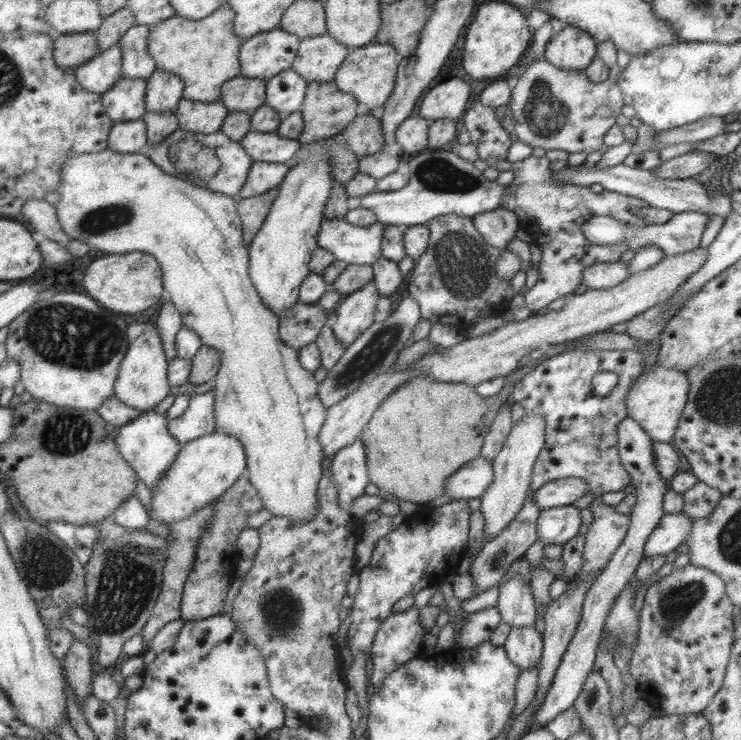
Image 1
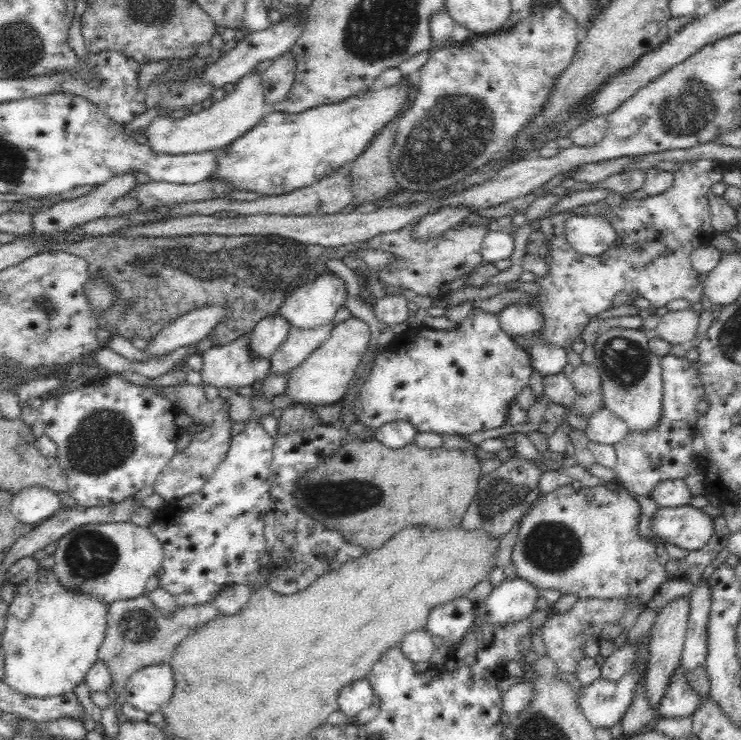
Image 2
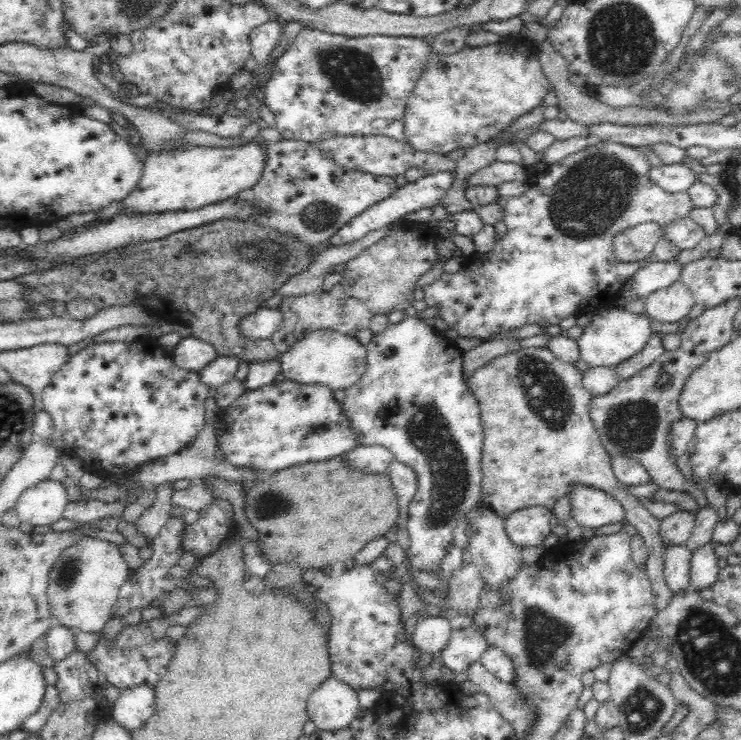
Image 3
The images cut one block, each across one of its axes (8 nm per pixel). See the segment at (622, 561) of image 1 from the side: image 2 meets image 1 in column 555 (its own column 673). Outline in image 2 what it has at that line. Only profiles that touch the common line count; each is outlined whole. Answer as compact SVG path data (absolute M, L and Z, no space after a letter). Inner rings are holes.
M680 664L670 673L666 690L657 704L657 714L690 716L699 703L700 695L694 693L686 678L685 668Z

